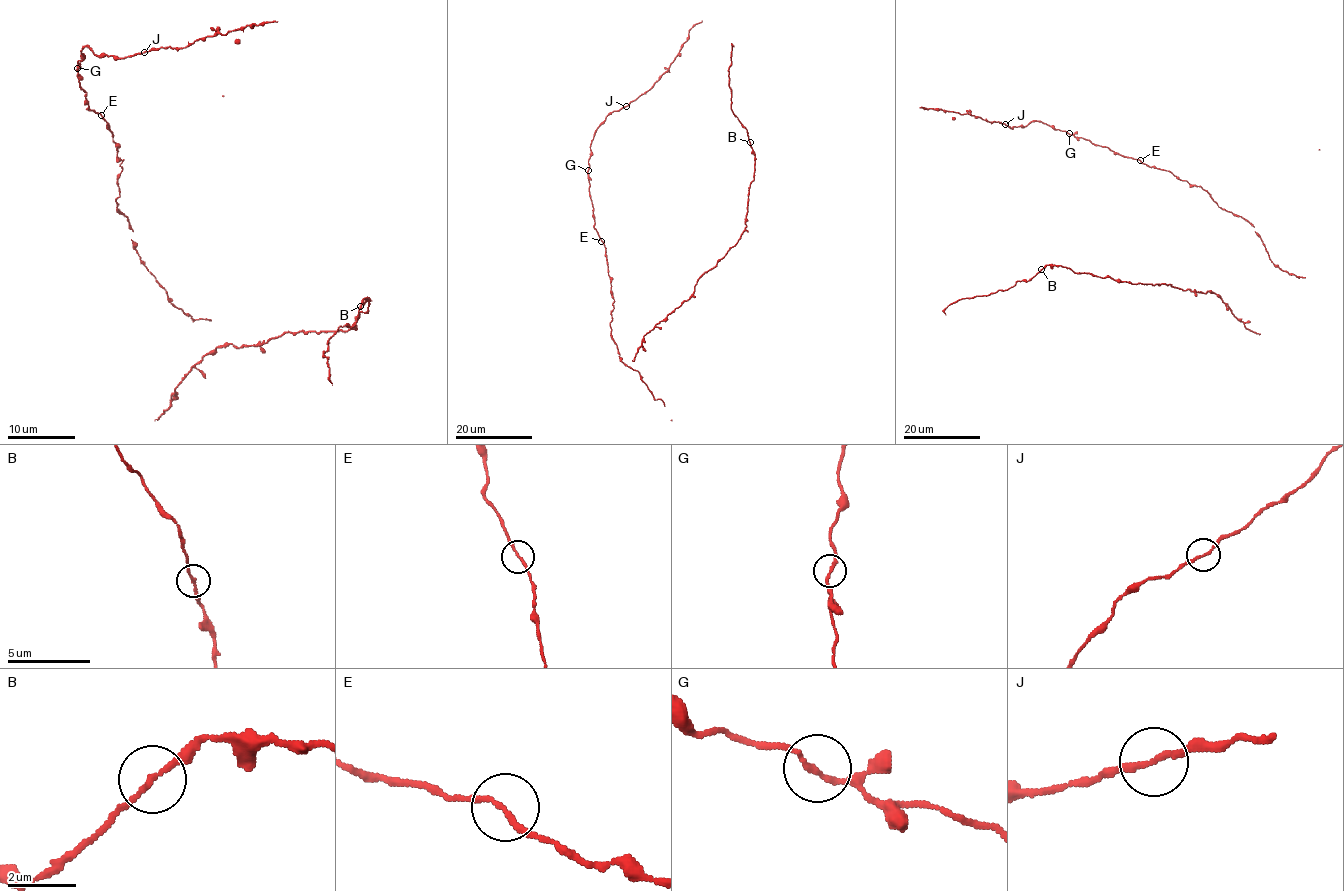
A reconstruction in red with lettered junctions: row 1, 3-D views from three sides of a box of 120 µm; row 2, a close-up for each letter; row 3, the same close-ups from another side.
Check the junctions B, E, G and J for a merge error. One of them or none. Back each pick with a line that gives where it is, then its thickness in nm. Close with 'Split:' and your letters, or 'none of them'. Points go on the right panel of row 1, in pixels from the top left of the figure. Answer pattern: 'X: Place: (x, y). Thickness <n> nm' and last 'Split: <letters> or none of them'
Split: none of them

